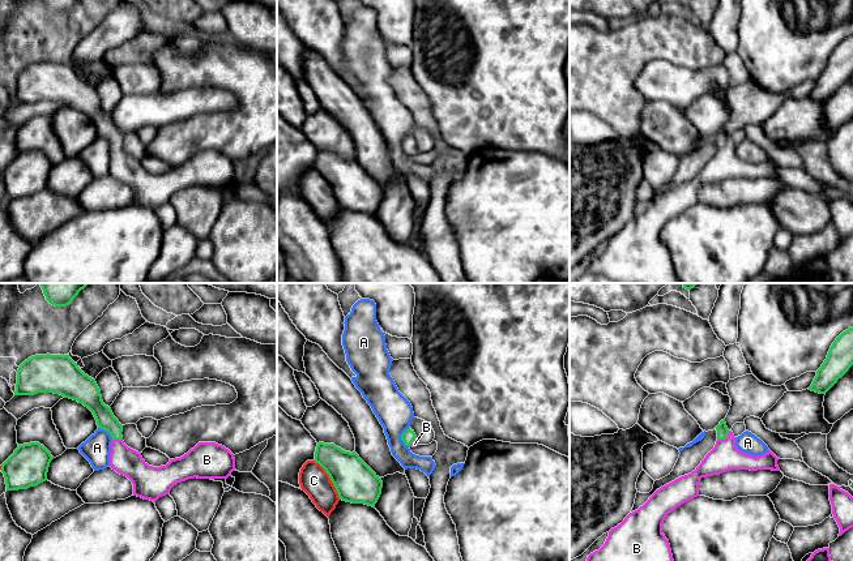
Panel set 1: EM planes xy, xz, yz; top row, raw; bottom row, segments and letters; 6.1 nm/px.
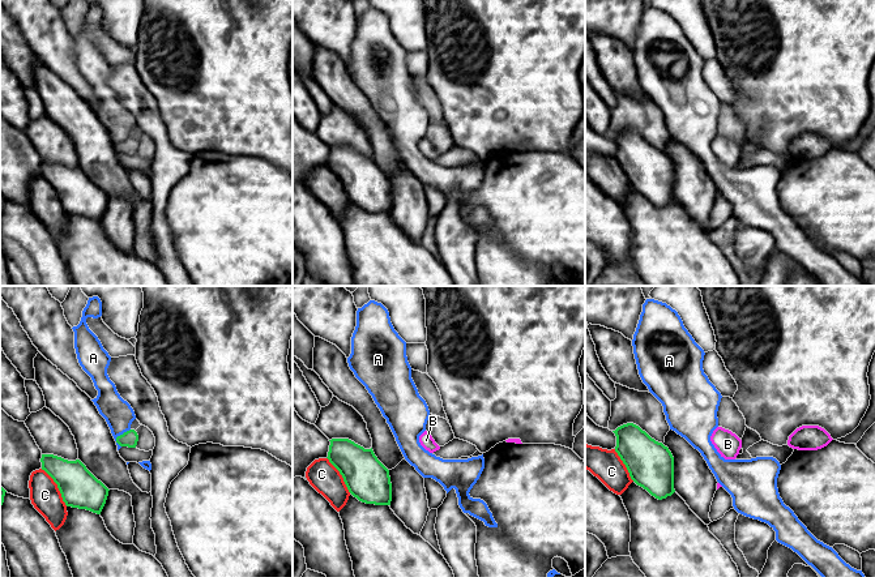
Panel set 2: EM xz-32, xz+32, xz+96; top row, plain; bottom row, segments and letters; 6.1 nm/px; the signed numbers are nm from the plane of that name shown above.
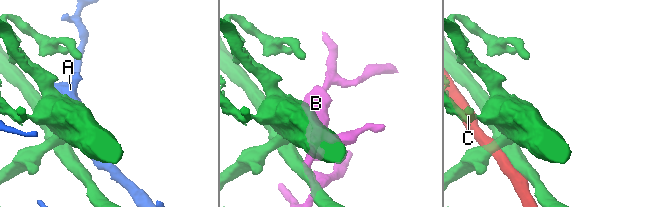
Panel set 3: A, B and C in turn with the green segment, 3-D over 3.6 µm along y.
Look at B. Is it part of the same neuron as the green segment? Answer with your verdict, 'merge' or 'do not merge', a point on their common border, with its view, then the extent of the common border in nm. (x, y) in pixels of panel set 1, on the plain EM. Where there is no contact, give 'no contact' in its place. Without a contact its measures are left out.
merge | yz (725, 146) | 110 nm

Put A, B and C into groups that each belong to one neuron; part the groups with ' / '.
A / B / C

